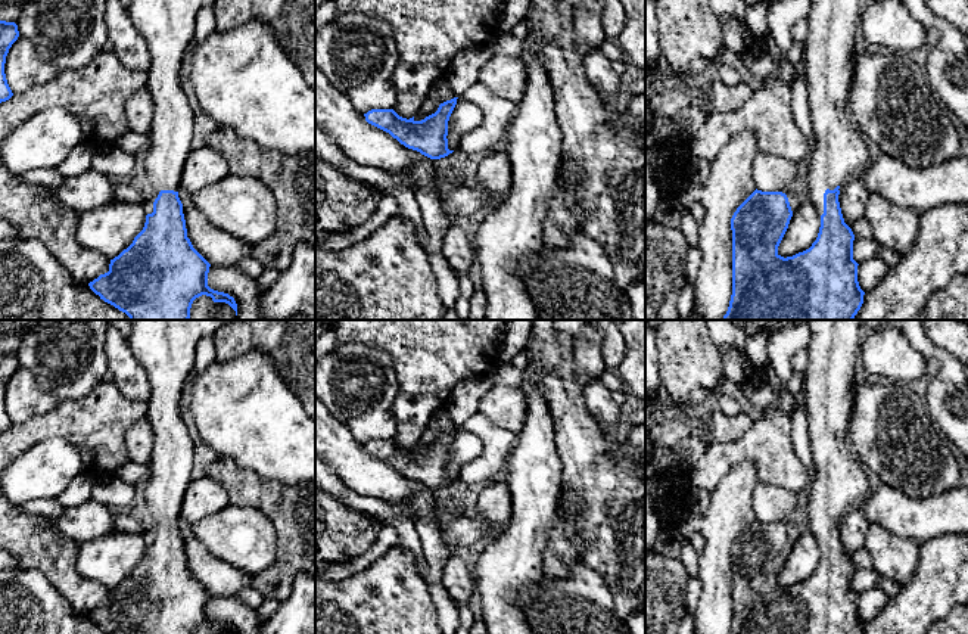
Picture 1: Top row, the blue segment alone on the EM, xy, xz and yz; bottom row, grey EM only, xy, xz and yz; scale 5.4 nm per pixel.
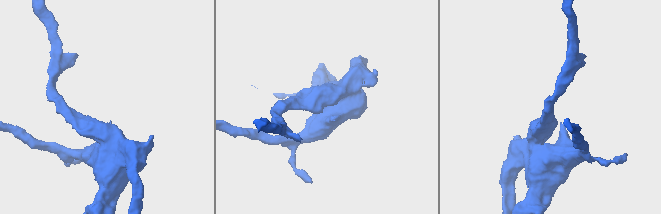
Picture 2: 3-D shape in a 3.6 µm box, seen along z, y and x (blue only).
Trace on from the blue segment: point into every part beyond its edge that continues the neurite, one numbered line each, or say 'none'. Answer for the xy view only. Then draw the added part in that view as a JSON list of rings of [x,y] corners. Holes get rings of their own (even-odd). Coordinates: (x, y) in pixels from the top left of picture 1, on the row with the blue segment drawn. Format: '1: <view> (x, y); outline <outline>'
1: xy (168, 27); outline [[[131,0],[128,16],[144,37],[150,53],[150,69],[144,74],[155,114],[149,131],[144,170],[150,195],[146,215],[161,190],[181,189],[181,173],[193,150],[194,114],[183,88],[181,63],[194,40],[196,15],[215,0]]]

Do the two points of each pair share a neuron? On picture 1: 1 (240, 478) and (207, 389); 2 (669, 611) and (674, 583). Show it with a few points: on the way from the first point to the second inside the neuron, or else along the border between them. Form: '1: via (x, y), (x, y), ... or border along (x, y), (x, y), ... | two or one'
1: border along (218, 456), (233, 460), (264, 479) | two
2: via (669, 603), (669, 590) | one

